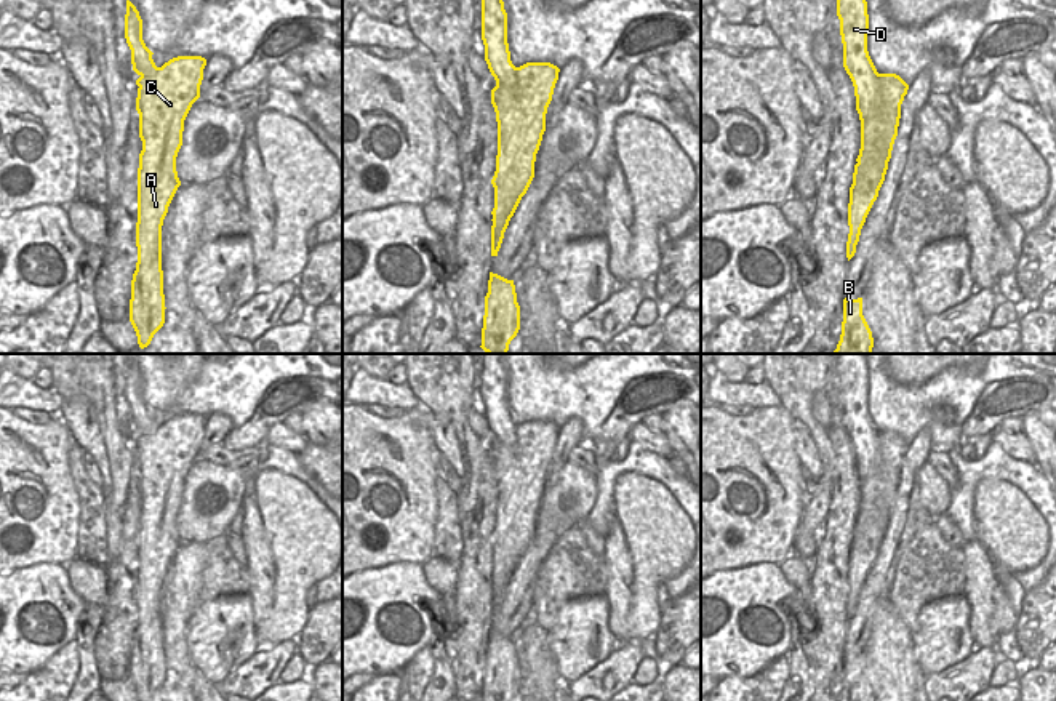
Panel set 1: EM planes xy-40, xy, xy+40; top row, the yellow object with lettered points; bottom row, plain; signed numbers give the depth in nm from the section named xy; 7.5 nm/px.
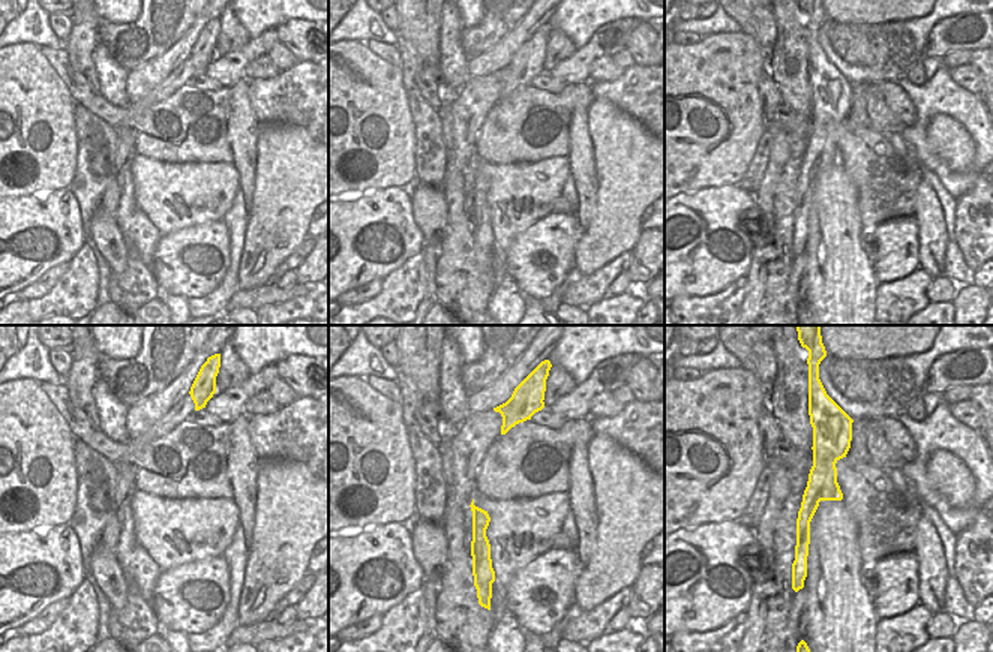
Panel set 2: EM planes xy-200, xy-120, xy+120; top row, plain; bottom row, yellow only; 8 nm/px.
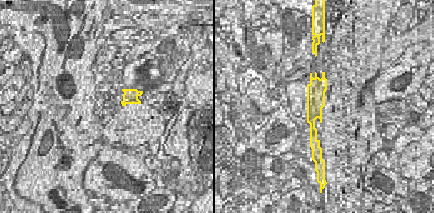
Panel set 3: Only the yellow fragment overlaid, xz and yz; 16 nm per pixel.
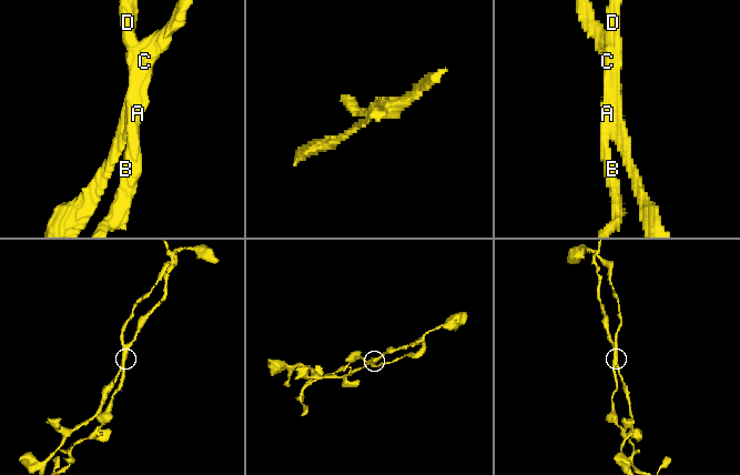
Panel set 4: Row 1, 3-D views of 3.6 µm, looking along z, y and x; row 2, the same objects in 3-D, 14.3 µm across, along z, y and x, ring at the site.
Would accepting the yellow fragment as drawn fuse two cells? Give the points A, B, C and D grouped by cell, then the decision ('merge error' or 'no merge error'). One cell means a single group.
A B C / D | merge error

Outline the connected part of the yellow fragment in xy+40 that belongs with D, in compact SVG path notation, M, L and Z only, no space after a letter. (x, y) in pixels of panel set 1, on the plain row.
M838 354L837 375L843 402L843 426L853 440L856 469L862 483L866 479L880 474L885 464L880 432L867 410L869 373L866 354Z

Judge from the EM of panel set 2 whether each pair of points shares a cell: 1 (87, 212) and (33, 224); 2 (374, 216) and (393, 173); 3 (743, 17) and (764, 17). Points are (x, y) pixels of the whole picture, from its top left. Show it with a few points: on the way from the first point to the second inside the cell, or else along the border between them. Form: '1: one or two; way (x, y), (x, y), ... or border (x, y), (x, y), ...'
1: two; border (68, 189), (77, 201), (81, 227), (87, 239)
2: two; border (399, 186), (353, 192)
3: two; border (750, 15), (755, 35)

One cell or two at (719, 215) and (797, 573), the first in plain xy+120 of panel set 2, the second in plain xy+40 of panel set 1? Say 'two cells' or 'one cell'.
two cells

